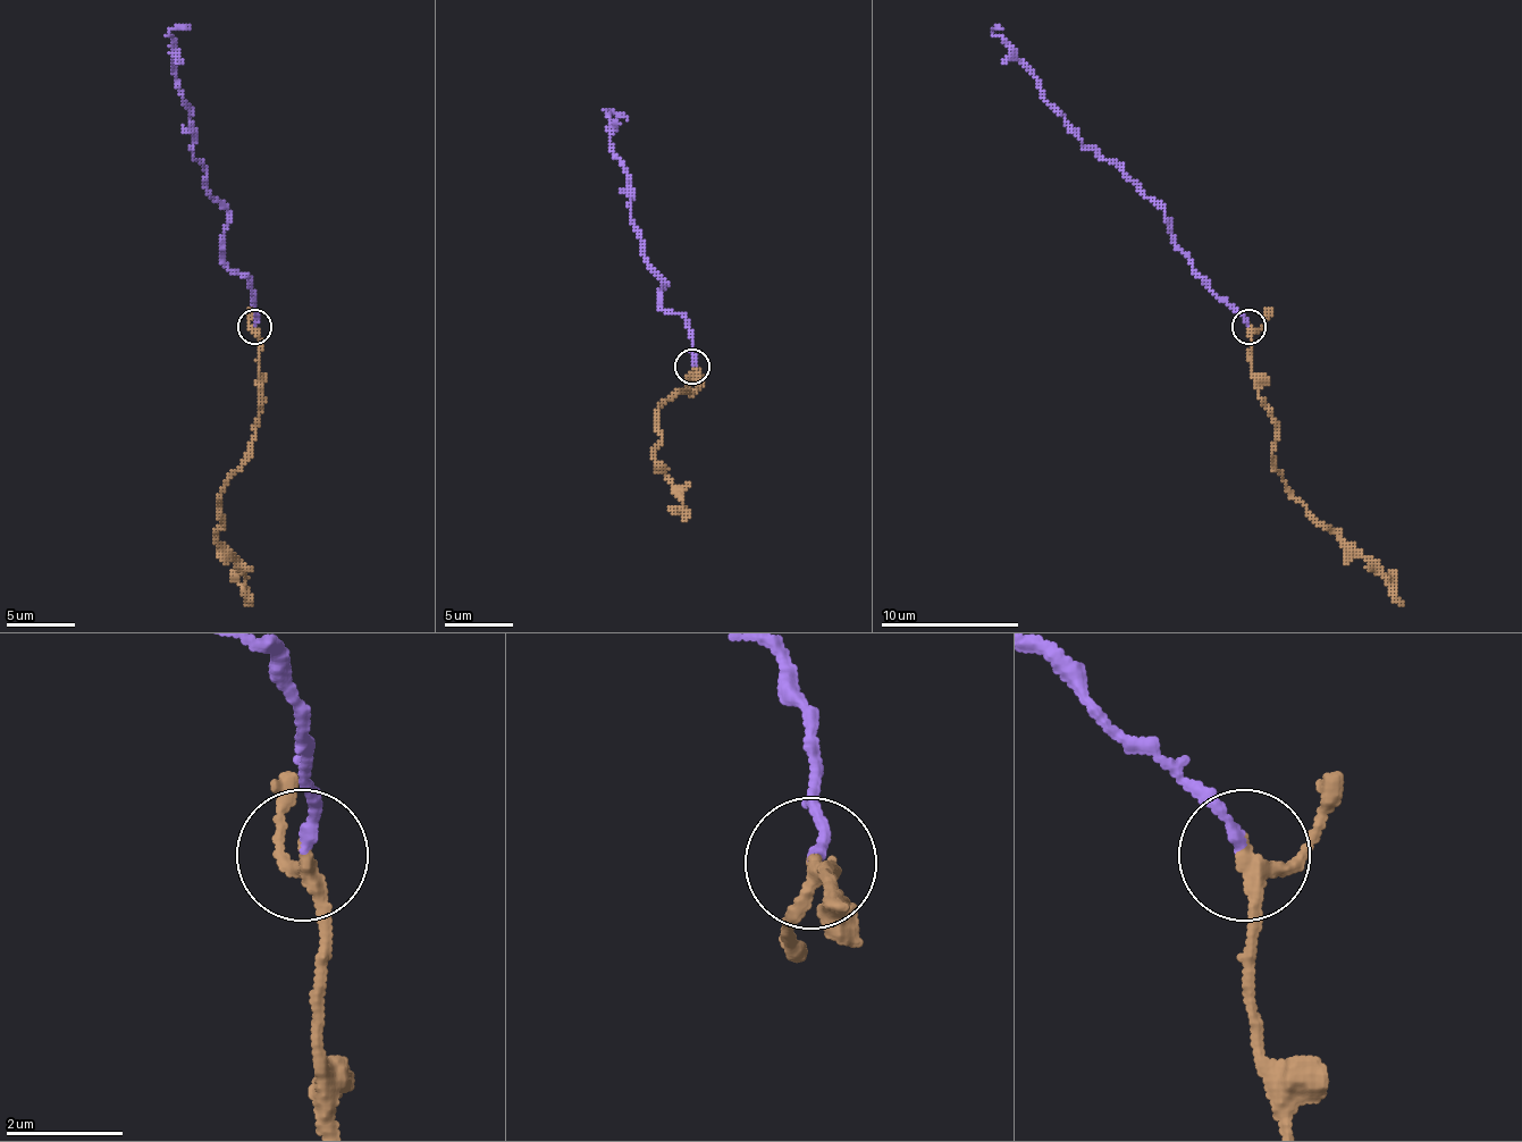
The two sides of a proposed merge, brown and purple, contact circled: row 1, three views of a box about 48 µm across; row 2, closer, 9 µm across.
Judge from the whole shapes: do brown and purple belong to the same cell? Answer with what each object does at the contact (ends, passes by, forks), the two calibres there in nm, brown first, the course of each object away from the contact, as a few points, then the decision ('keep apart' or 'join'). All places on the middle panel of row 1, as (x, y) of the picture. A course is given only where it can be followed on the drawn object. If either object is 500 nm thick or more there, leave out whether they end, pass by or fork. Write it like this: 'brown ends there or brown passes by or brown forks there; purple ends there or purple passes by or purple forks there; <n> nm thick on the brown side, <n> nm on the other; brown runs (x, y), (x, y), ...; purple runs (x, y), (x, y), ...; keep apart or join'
brown passes by; purple ends there; 240 nm thick on the brown side, 180 nm on the other; brown runs (692, 366), (696, 369), (692, 393), (679, 389), (658, 410), (662, 437), (655, 465), (682, 500), (686, 520); purple runs (692, 366), (689, 324), (662, 307), (665, 283), (630, 217), (627, 168), (613, 154), (606, 110), (627, 120); join

